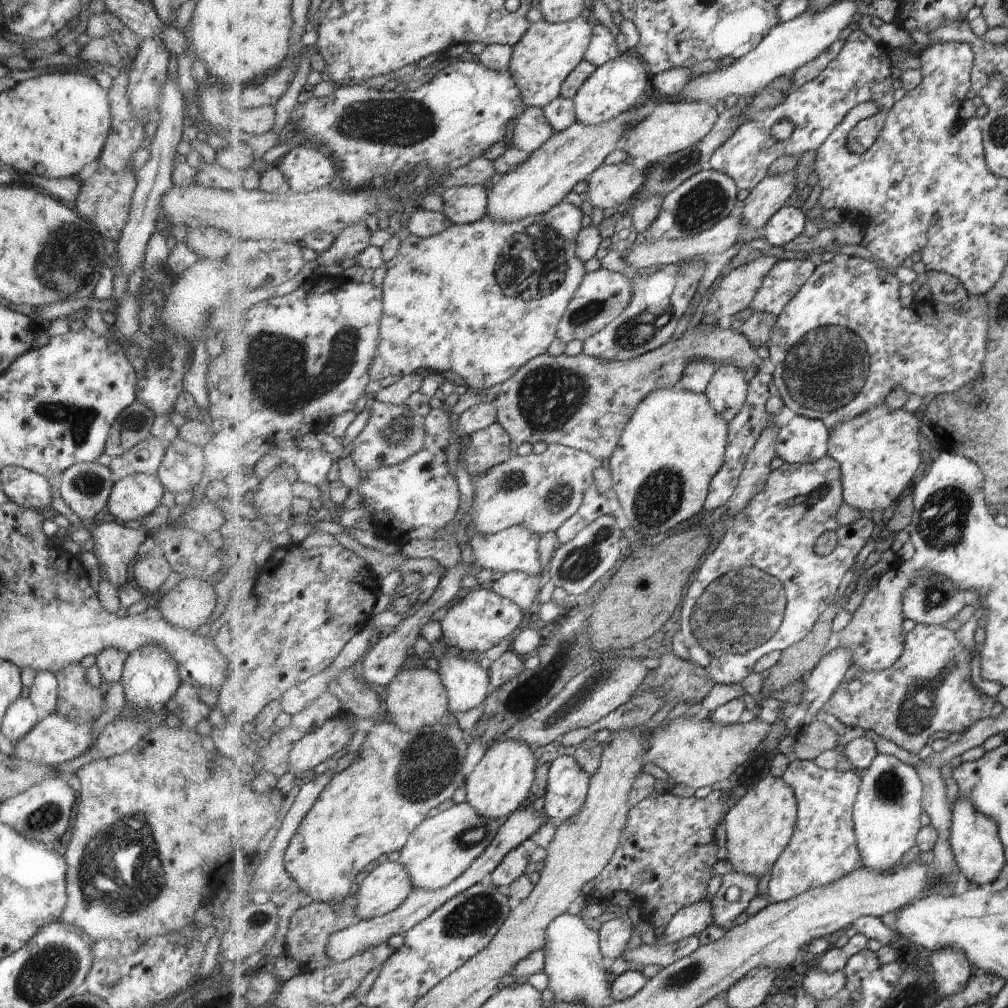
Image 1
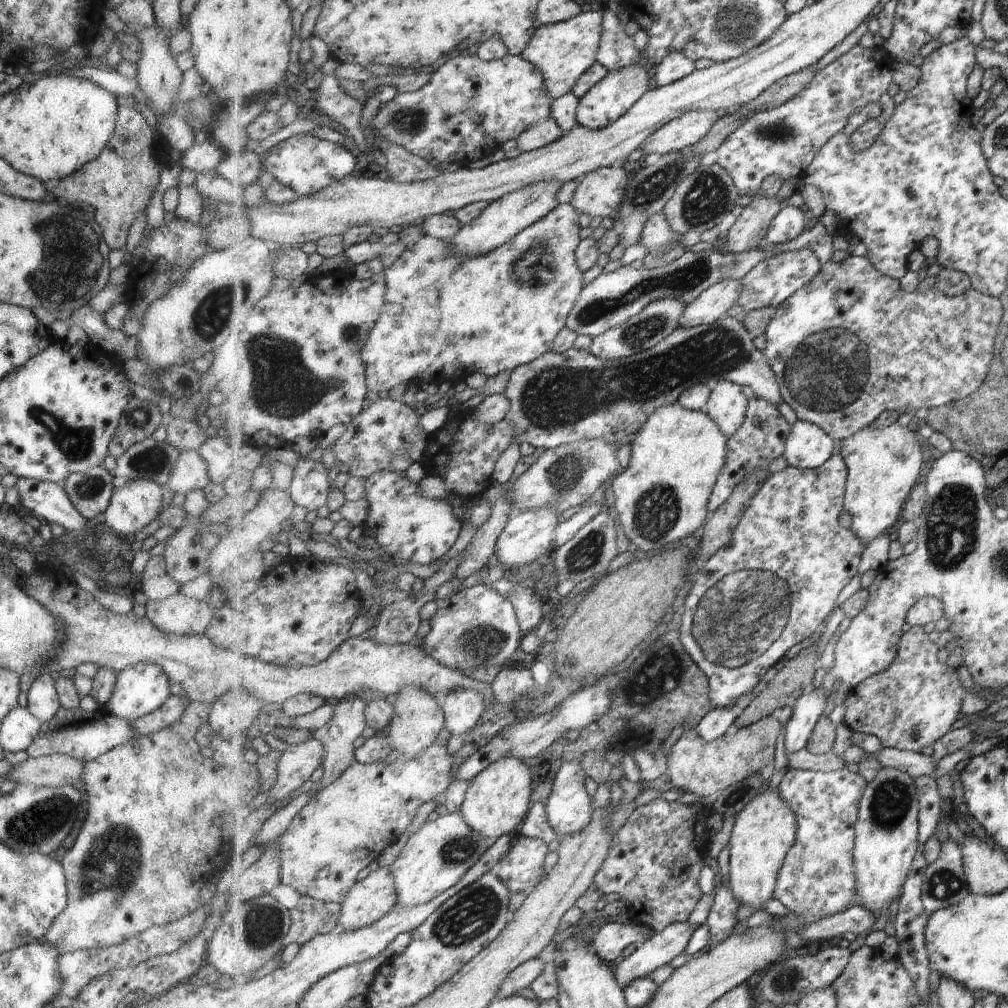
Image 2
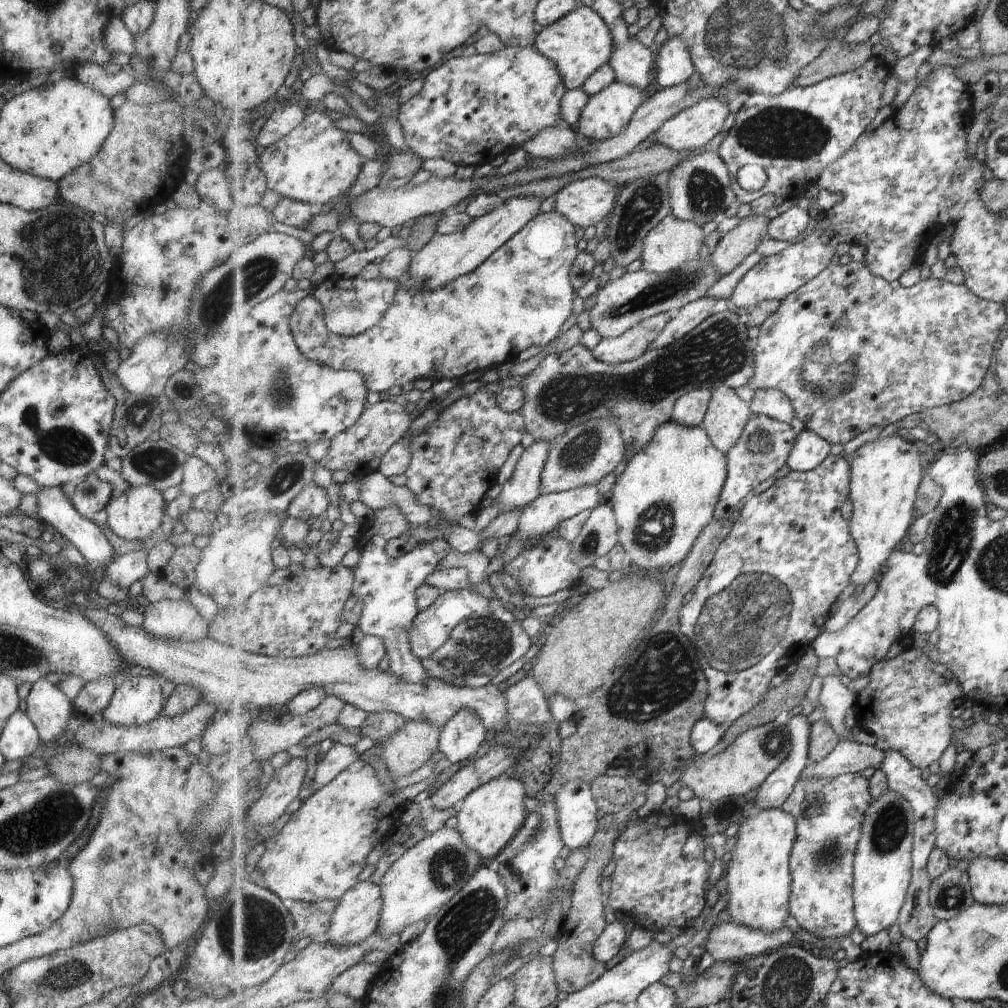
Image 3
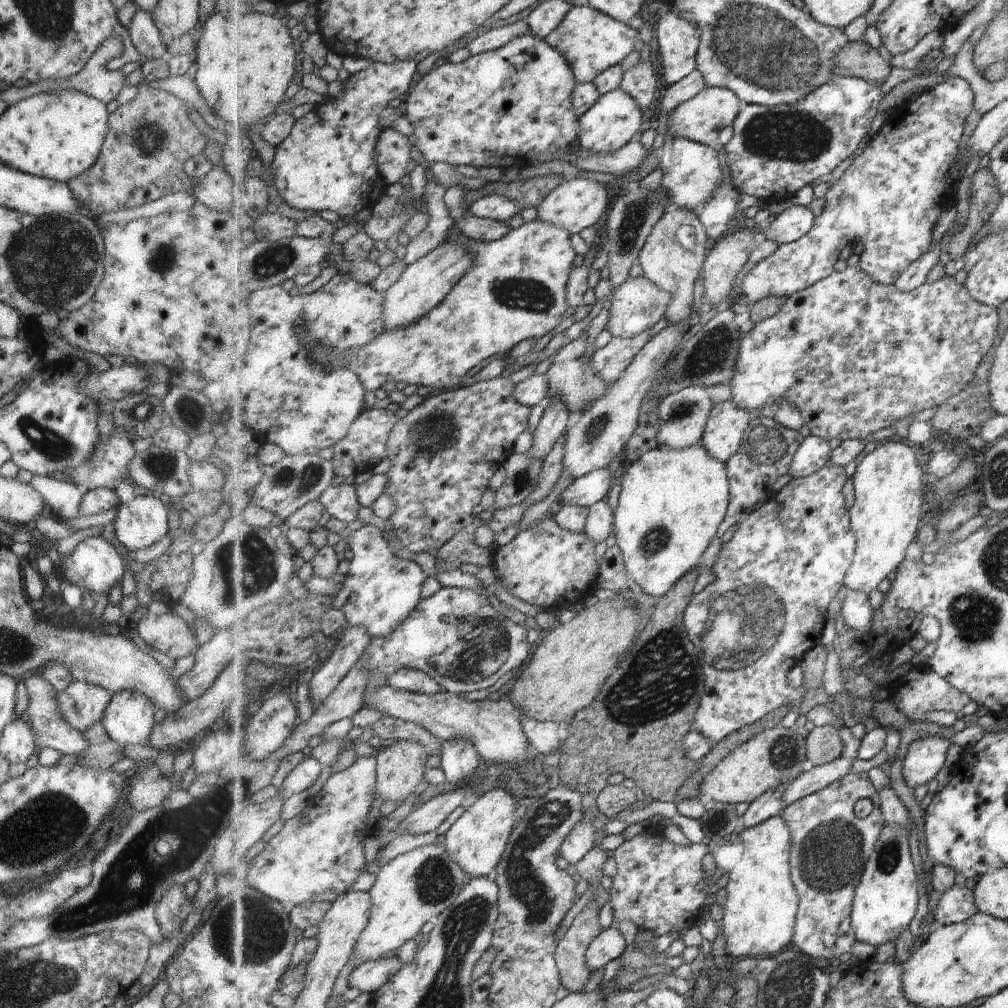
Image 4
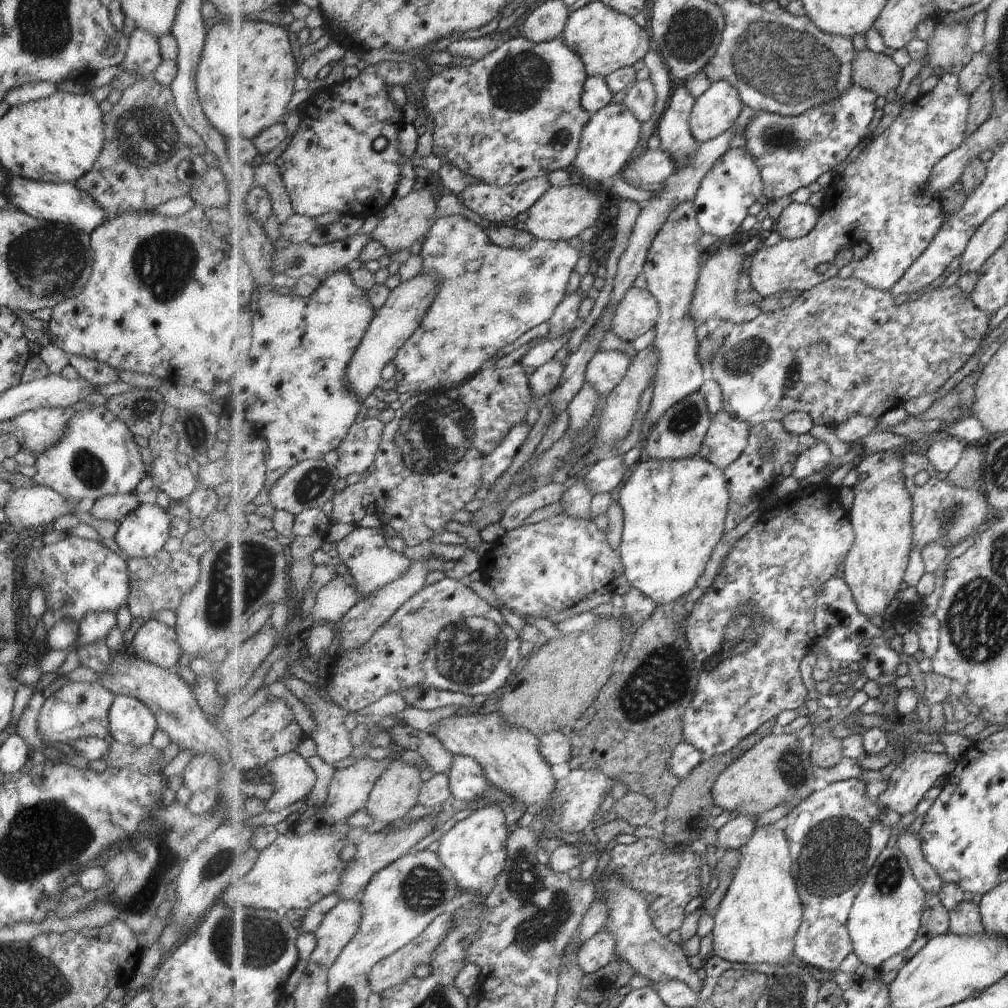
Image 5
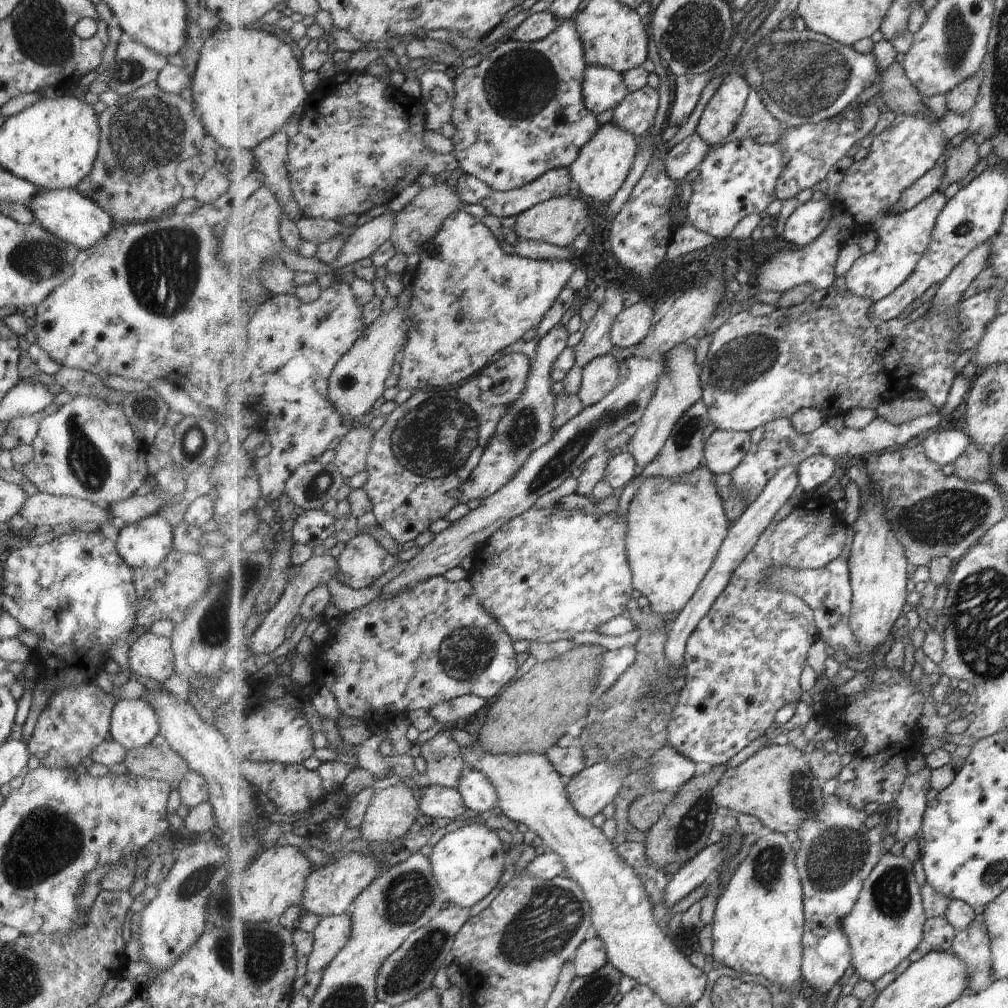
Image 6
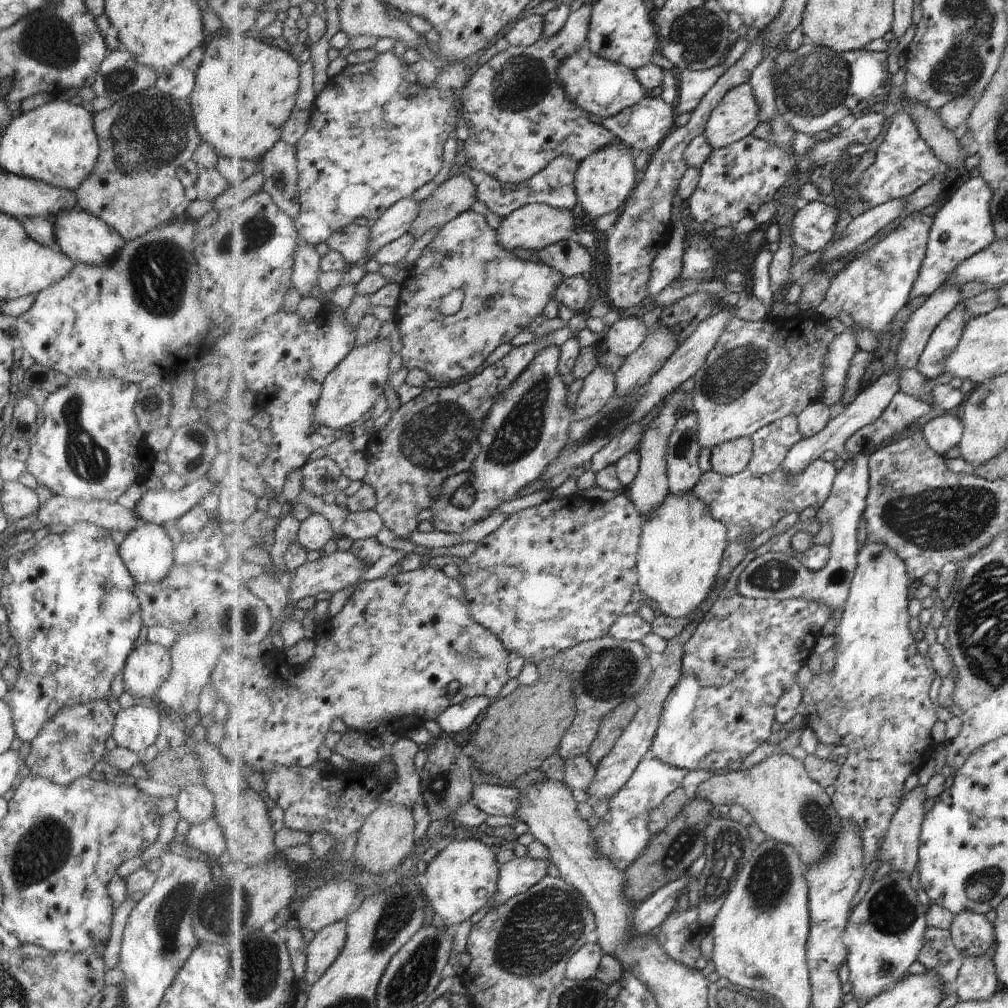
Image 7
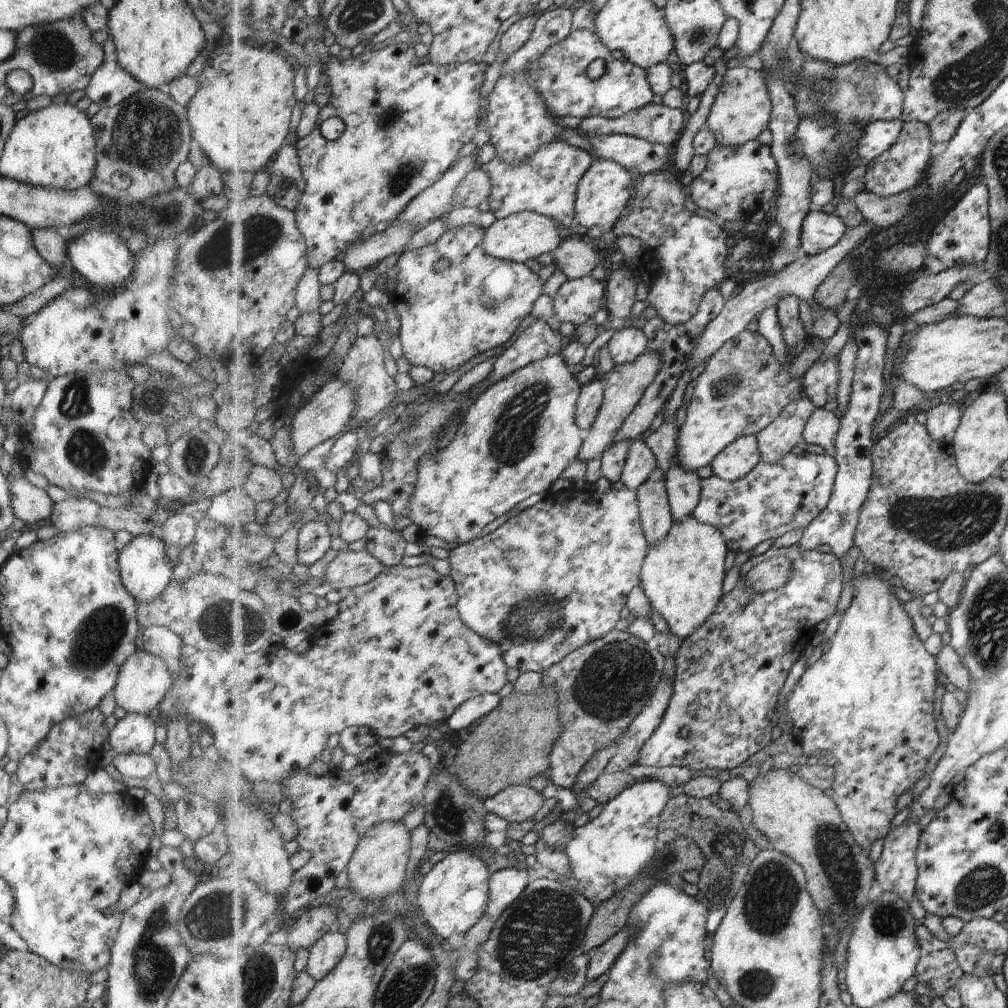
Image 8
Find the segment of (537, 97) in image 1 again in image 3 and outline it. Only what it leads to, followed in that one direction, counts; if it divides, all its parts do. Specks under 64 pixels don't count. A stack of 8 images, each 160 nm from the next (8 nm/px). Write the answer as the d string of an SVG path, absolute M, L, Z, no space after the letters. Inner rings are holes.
M579 5L565 18L555 22L537 34L535 48L558 67L563 82L568 89L581 89L583 83L604 64L608 63L614 49L614 35L602 15L592 6Z

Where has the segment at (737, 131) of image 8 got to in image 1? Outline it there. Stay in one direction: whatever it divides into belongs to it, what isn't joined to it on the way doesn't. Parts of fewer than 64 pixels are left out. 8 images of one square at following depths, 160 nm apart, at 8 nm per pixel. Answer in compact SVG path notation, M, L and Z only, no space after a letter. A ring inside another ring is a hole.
M665 101L657 106L649 118L634 126L627 138L618 143L618 153L624 153L628 159L644 158L651 167L655 166L661 160L668 159L671 154L698 145L707 134L711 133L711 130L714 130L719 118L720 115L710 103Z

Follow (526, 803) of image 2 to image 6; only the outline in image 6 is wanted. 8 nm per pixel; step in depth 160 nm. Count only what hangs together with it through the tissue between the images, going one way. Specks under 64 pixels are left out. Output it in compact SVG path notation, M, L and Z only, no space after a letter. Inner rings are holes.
M471 824L446 834L433 848L429 860L439 888L450 905L469 910L489 896L501 882L505 871L505 846L497 832L484 824Z

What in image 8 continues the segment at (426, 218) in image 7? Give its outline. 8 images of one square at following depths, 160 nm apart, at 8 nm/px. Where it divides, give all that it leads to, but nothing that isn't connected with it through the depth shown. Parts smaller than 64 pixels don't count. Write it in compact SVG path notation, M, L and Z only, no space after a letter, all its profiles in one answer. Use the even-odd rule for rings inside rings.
M479 166L467 174L467 178L461 182L461 186L457 186L453 206L455 208L478 207L485 200L490 200L492 190L491 174L487 174L487 170L483 170Z

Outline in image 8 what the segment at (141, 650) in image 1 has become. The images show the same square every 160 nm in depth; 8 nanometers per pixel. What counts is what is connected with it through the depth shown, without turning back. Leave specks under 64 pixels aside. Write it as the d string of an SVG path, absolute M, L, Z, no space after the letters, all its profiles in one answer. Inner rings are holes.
M127 713L115 722L108 732L107 740L114 755L144 754L154 745L154 734L155 722L148 715Z

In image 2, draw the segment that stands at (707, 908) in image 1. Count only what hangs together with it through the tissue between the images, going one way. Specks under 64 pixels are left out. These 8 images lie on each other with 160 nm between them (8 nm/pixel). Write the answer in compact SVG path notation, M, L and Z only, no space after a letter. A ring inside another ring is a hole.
M688 921L676 922L670 924L665 930L656 932L650 939L647 939L641 948L637 949L629 958L623 959L616 968L615 976L619 984L624 989L630 982L636 981L638 978L647 977L653 970L669 964L675 956L679 956L685 951L691 937L694 936L695 930Z

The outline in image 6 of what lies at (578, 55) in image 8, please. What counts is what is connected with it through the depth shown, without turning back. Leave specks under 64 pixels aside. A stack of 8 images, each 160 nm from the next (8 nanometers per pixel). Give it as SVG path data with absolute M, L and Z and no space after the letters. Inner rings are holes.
M587 66L583 78L583 98L588 110L595 115L615 110L631 90L625 84L624 74L603 66Z

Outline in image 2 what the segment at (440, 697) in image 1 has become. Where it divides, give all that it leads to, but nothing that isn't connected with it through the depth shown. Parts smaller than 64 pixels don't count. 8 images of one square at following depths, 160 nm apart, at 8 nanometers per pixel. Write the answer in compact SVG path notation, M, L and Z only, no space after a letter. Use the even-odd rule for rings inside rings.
M417 685L406 686L392 700L395 714L390 722L390 731L387 736L391 746L401 751L406 757L416 757L428 746L437 740L439 732L446 728L446 715L443 707L431 691Z

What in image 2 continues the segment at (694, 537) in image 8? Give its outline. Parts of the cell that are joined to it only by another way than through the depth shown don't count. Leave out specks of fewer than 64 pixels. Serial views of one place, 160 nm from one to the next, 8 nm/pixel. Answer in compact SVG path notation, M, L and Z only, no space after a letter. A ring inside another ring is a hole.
M679 401L658 408L642 425L637 436L630 441L632 449L627 468L611 483L618 520L639 550L658 553L675 547L677 540L685 540L707 522L711 513L708 509L710 496L726 465L728 442L728 436L710 414L701 409L689 410Z

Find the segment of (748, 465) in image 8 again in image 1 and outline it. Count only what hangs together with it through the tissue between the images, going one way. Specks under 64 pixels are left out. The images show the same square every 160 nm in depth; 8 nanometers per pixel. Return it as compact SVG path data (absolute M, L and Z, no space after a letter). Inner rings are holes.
M727 364L716 370L706 396L715 411L729 423L740 415L746 405L749 389L750 384L745 380L745 372L739 370L735 364Z

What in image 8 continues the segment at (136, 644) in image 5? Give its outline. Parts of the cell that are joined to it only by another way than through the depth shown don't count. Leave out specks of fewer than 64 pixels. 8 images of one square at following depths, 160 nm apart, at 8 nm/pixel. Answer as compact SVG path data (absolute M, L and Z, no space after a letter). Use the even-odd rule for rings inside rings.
M133 652L119 668L116 684L112 689L115 704L125 713L148 715L149 712L161 701L167 688L171 686L171 669L159 658L147 652Z

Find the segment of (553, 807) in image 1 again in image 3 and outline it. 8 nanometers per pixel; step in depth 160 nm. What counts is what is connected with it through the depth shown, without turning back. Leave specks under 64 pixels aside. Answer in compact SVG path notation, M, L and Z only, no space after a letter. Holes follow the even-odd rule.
M580 778L567 781L561 786L560 792L554 797L554 802L558 812L559 828L566 851L589 847L599 830L597 812L600 809L590 784L585 779L581 780Z

